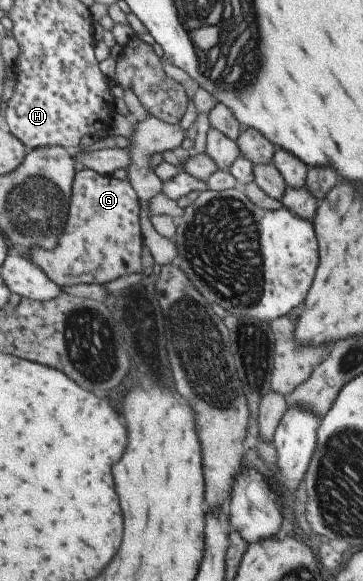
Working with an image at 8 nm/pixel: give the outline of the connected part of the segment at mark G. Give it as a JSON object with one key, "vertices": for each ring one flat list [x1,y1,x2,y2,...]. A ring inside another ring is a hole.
{"vertices":[[85,168,75,176,71,213,59,247,53,251,35,248,27,255,60,288,106,285,124,275,142,273,145,247,141,225,143,215,139,193,128,179,119,181,116,177]]}

